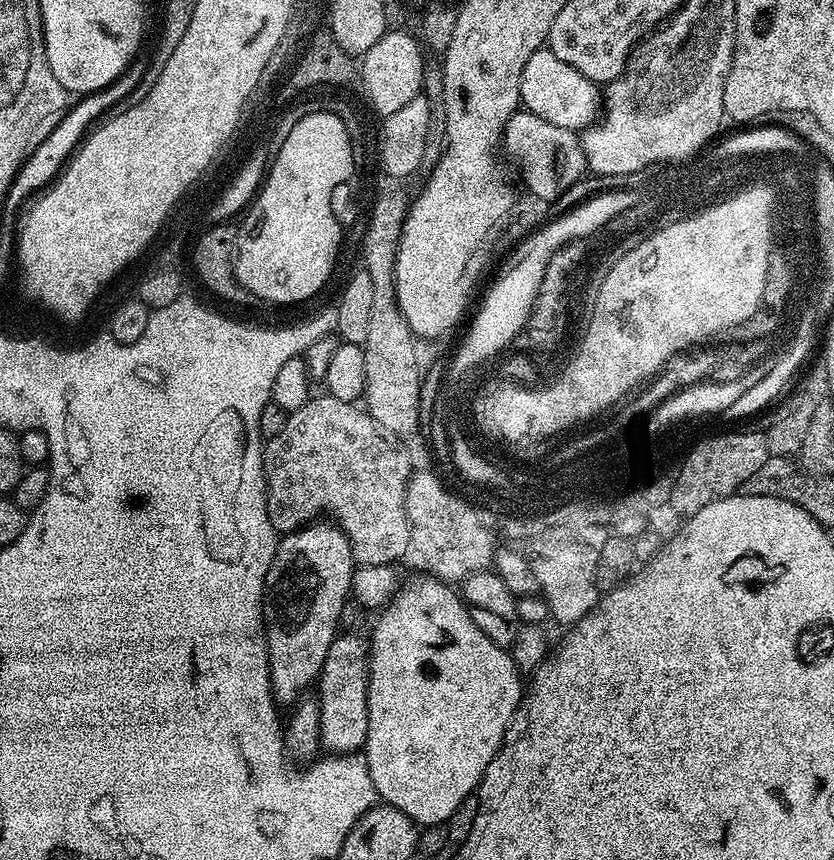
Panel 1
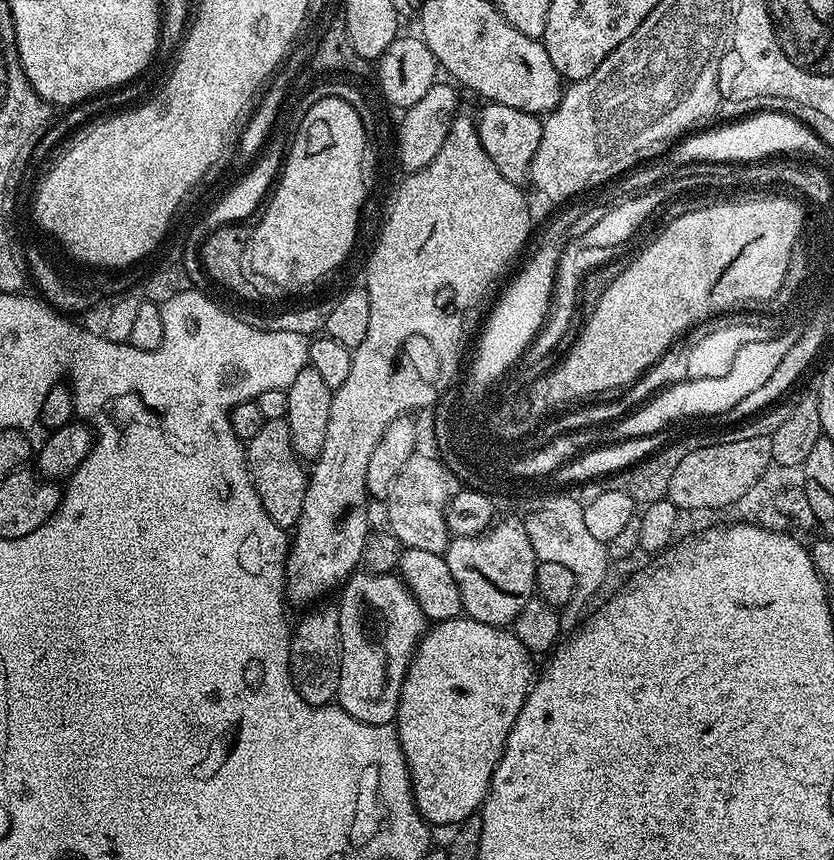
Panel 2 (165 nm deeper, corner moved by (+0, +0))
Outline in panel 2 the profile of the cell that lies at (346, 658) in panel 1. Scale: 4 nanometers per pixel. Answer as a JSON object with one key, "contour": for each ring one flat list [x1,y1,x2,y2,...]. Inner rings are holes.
{"contour":[[357,570,344,581,339,596,342,670,338,678,335,703,339,704,342,710,346,710,346,714,358,718,358,722,392,724,396,719,396,711,400,705,400,691,412,656,426,631,424,611,399,575,390,572]]}

